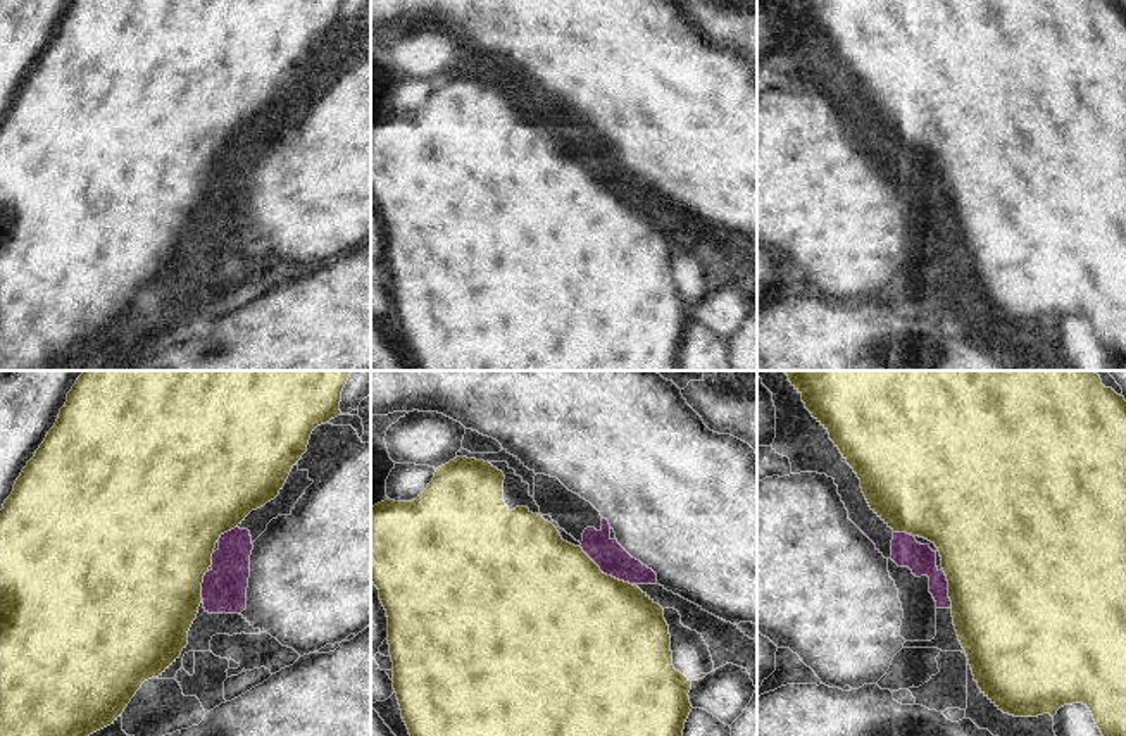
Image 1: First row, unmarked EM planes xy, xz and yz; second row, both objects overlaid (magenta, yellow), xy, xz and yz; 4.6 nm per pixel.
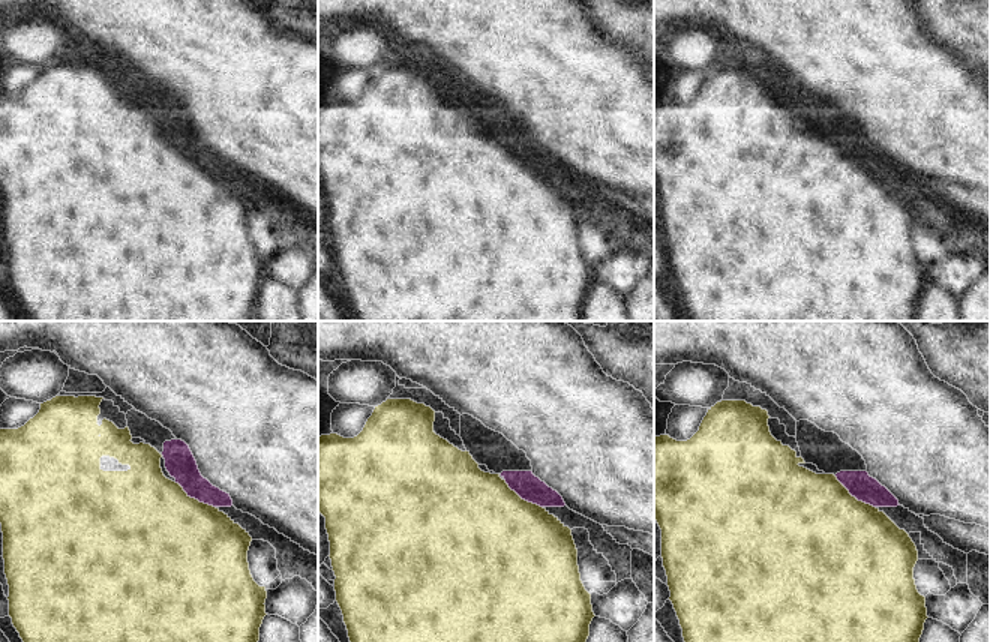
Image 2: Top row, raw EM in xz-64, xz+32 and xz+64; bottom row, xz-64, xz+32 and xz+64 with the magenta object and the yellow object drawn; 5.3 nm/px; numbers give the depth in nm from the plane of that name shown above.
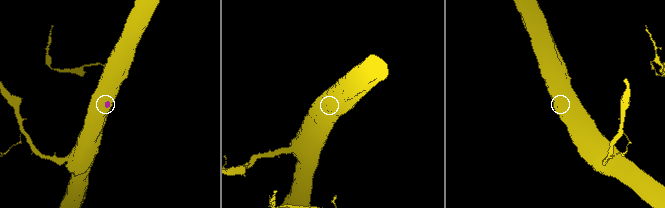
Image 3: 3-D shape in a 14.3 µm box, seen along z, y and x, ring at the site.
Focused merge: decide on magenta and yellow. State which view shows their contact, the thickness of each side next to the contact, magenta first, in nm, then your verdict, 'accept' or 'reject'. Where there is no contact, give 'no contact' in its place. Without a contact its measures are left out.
meets magenta in xz; 150 nm thick on the magenta side, 480 nm on the other; accept

